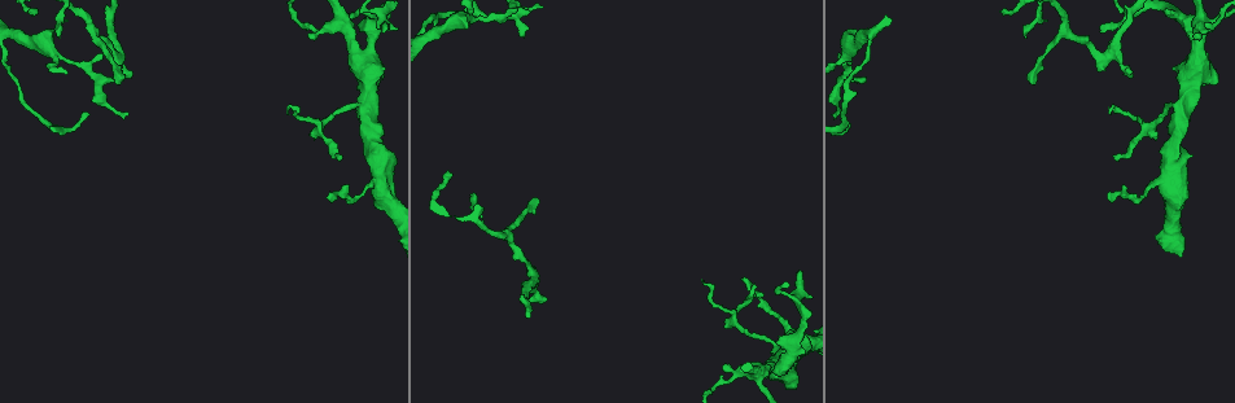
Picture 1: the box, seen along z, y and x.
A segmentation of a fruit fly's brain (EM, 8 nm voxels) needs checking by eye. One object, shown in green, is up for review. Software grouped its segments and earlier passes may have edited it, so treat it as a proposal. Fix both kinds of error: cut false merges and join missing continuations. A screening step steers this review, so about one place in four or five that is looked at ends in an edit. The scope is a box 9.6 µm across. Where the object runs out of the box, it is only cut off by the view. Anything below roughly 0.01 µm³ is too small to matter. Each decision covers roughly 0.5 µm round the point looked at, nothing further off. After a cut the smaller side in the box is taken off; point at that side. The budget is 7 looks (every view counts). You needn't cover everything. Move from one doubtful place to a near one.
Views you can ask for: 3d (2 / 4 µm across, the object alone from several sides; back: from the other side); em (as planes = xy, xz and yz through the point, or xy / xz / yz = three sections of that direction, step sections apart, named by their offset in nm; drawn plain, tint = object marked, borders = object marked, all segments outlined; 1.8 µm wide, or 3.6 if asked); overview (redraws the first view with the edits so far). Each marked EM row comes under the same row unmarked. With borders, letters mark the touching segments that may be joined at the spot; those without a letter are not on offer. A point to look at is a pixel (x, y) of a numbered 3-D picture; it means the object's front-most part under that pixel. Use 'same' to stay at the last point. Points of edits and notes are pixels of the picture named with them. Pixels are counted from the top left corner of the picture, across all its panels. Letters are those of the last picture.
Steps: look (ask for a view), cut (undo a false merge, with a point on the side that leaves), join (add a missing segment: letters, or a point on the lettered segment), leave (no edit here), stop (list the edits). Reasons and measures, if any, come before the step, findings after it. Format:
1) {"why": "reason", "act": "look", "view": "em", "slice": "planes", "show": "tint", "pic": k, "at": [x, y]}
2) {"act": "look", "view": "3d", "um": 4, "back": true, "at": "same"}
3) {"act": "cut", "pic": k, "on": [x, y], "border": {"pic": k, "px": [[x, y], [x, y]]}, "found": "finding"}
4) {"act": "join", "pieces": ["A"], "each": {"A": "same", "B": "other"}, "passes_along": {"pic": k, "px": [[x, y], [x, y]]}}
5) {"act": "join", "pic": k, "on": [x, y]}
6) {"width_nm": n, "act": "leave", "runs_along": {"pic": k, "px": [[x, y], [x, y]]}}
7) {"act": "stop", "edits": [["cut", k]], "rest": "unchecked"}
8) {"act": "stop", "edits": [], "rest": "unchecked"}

{"why": "thin end", "act": "look", "view": "em", "slice": "xy", "step": 16, "show": "borders", "pic": 1, "at": [116, 81]}

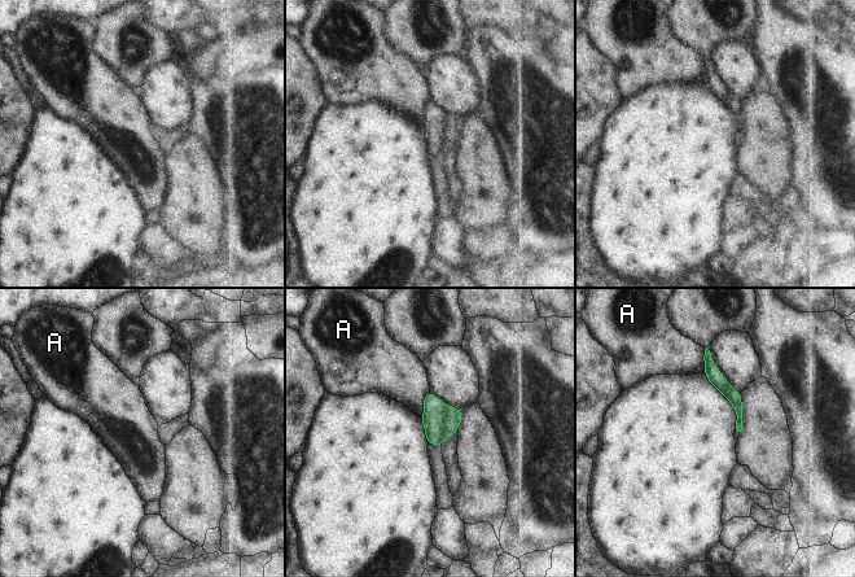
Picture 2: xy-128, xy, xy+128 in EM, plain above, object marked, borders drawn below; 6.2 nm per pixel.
{"longest_contact_nm": ["A", 180], "act": "leave", "each": {"A": "other"}, "border": {"pic": 2, "px": [[429, 390], [424, 398], [421, 416]]}, "found": "no lettered segment goes on from it"}

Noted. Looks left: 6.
{"why": "branch stops here", "act": "look", "view": "em", "slice": "yz", "step": 8, "show": "borders", "pic": 1, "at": [58, 34]}

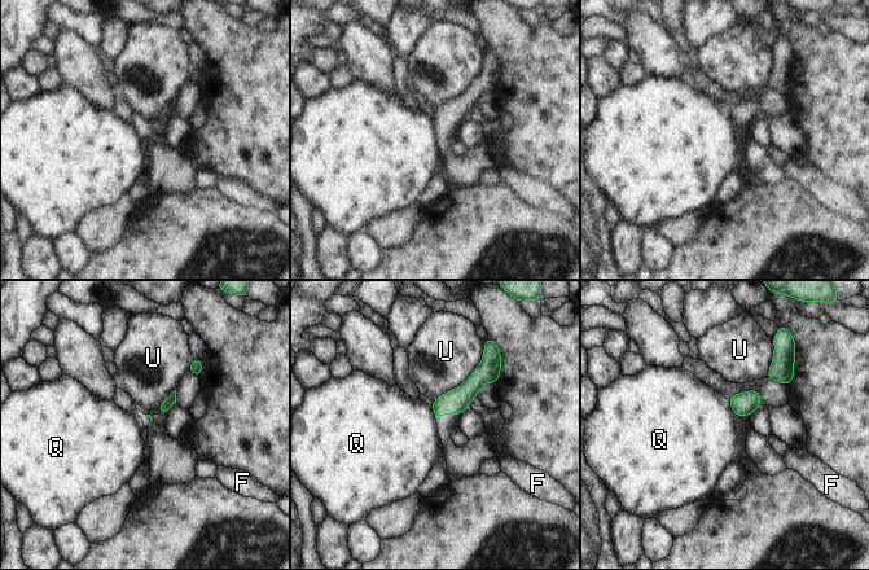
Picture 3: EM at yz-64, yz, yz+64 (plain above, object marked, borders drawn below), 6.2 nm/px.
{"act": "leave", "each": {"F": "other", "Q": "other", "U": "other"}, "runs_along": {"pic": 3, "px": [[495, 376], [481, 376], [437, 411]]}, "found": "no lettered segment goes on from it"}

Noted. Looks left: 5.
{"act": "look", "view": "em", "slice": "planes", "show": "borders", "pic": 1, "at": [703, 282]}

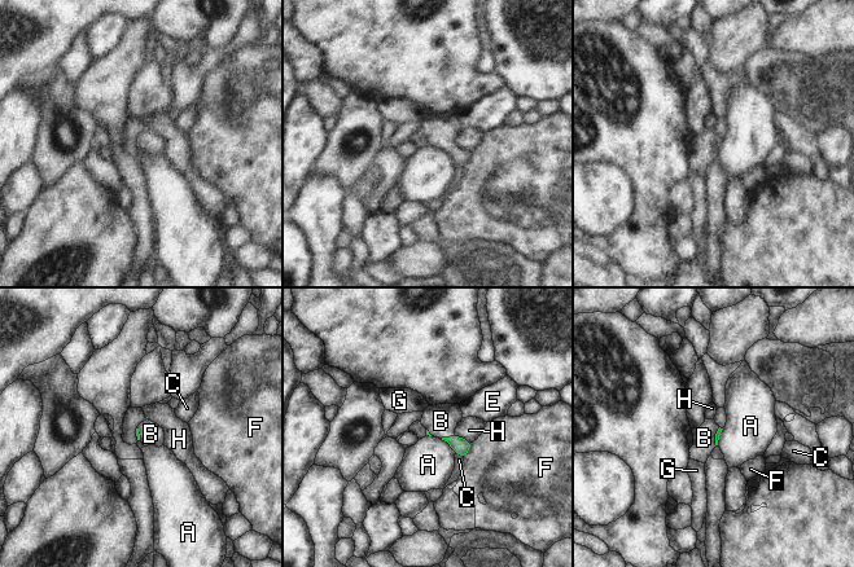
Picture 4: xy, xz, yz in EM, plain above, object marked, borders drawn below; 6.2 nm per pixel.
{"act": "join", "pieces": ["B"], "each": {"A": "other", "B": "same", "C": "other", "E": "other", "F": "other", "G": "other", "H": "other"}, "found": "the neuron continues"}

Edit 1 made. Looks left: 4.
{"act": "stop", "edits": [["join", 4]], "rest": "unchecked"}

